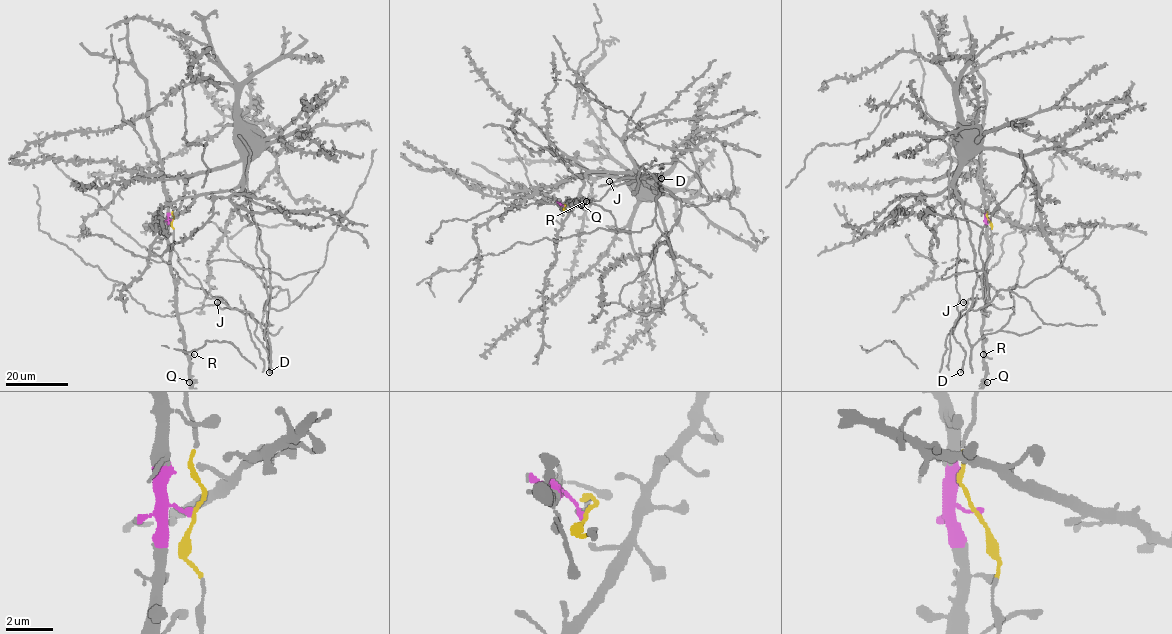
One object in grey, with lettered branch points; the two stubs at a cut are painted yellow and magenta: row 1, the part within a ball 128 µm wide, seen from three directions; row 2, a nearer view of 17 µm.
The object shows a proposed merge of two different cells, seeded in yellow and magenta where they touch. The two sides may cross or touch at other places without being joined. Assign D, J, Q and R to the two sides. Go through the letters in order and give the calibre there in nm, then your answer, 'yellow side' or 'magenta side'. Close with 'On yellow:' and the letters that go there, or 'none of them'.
D: 160 nm thick; yellow side
J: 400 nm thick; yellow side
Q: 400 nm thick; magenta side
R: 320 nm thick; magenta side
On yellow: D, J

